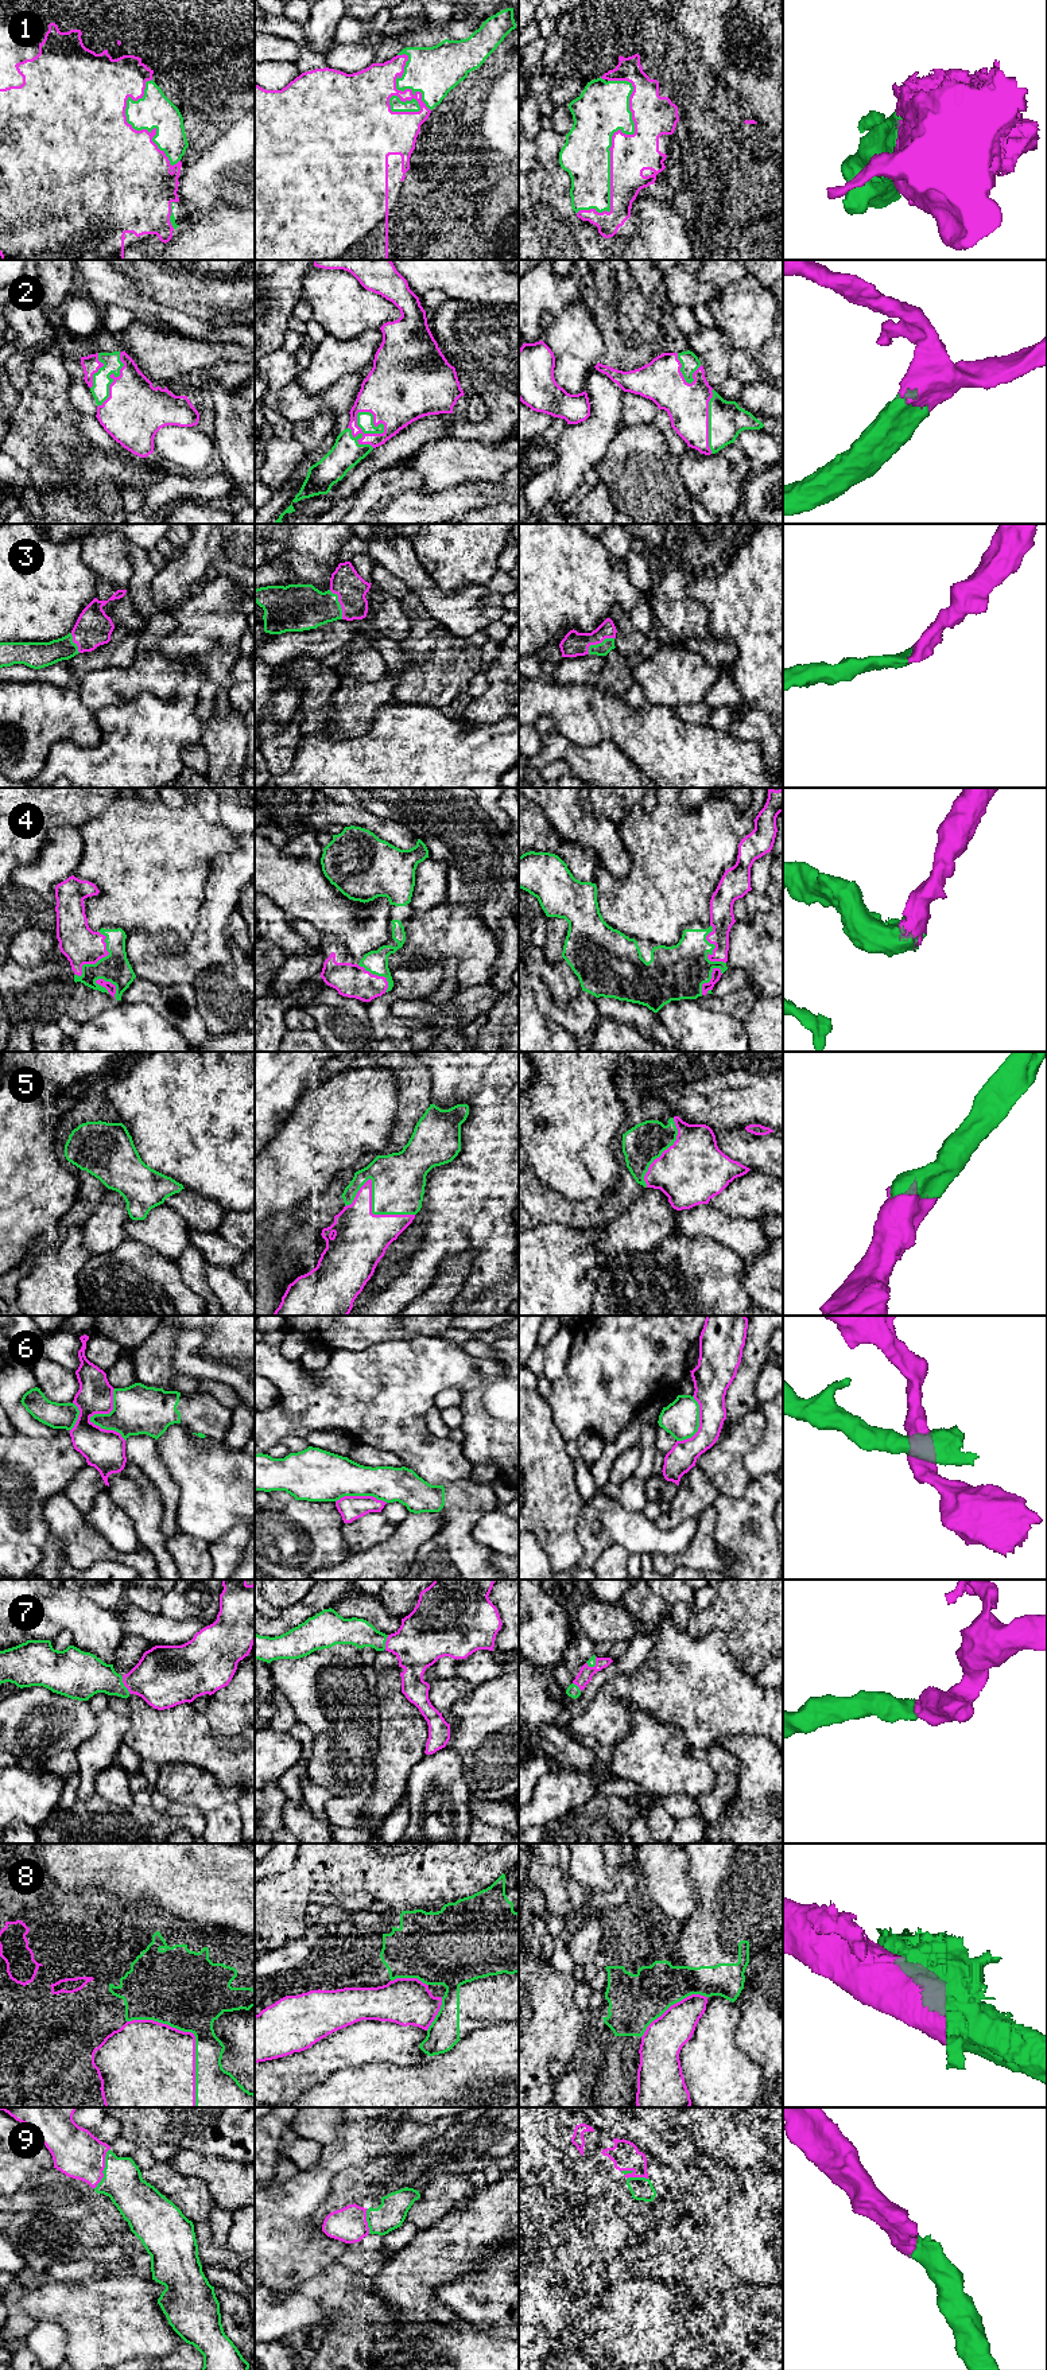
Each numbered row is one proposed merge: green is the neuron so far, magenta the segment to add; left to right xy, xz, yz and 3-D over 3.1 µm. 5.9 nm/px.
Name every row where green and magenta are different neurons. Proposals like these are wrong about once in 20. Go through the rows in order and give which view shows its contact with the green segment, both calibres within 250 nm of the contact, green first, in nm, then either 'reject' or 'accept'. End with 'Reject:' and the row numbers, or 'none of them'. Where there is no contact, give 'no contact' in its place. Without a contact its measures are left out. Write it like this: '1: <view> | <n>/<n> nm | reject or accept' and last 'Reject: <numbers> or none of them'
1: yz | 300/240 nm | accept
2: xz | 100/260 nm | accept
3: yz | 80/150 nm | accept
4: xy | 170/220 nm | accept
5: xz | 320/320 nm | accept
6: xy | 280/240 nm | reject
7: xy | 280/360 nm | accept
8: xy | 400/420 nm | accept
9: xy | 240/280 nm | accept
Reject: 6

